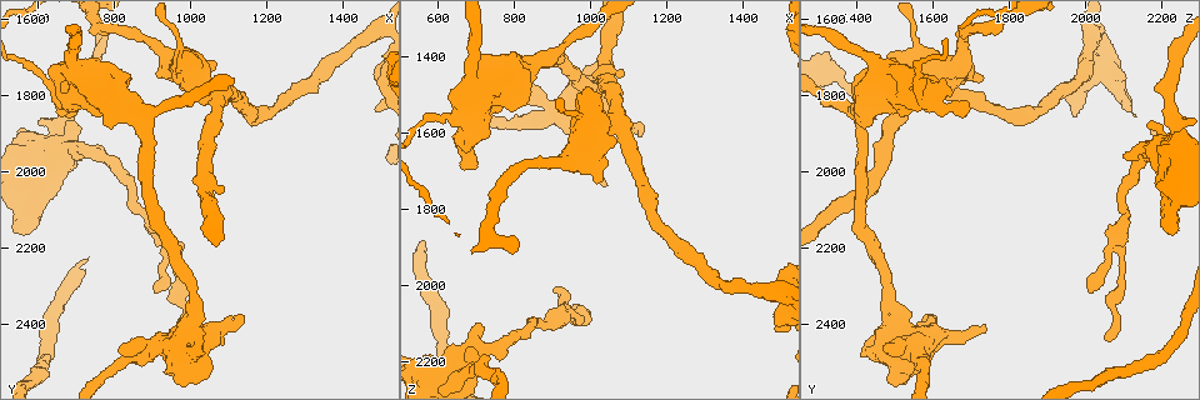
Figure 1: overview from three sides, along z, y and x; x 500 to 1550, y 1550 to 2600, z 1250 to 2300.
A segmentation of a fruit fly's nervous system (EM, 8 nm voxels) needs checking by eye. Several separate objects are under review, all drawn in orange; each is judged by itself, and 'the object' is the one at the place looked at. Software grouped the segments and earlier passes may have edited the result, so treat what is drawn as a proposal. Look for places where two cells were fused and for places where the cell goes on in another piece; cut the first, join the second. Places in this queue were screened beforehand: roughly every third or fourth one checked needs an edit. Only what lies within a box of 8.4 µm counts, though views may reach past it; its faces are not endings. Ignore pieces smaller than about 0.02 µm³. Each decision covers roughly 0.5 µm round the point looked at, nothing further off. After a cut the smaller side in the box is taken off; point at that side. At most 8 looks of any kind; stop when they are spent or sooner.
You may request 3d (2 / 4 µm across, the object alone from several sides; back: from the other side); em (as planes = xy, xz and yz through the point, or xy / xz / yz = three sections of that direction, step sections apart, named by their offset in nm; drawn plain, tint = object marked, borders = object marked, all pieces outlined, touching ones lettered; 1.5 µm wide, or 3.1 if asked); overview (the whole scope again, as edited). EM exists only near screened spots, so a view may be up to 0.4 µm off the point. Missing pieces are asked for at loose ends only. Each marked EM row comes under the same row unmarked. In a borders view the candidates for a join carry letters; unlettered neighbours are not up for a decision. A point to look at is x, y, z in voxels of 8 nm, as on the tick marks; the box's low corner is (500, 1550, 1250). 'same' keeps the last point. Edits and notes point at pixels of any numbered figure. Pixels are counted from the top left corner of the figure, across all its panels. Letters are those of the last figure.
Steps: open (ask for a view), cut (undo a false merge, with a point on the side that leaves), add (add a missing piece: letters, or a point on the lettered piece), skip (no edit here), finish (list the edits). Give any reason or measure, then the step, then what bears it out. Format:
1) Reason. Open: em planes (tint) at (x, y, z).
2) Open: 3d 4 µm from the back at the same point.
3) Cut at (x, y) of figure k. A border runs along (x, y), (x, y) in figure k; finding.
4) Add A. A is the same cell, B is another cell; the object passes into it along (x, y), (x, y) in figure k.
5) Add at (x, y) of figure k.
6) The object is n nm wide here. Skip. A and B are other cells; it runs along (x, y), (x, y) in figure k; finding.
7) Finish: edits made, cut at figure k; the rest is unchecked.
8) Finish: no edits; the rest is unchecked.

Free end. Open: 3d 2 µm at (955, 2455, 2065).

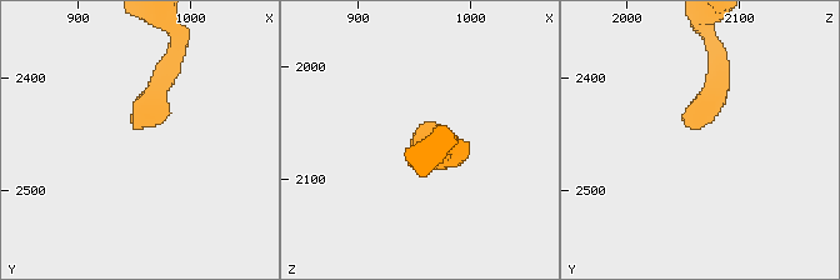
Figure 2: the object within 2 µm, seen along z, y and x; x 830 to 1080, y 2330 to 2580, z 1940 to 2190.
Need the tissue. Open: em xy step 8 (borders) at (954, 2448, 2064).

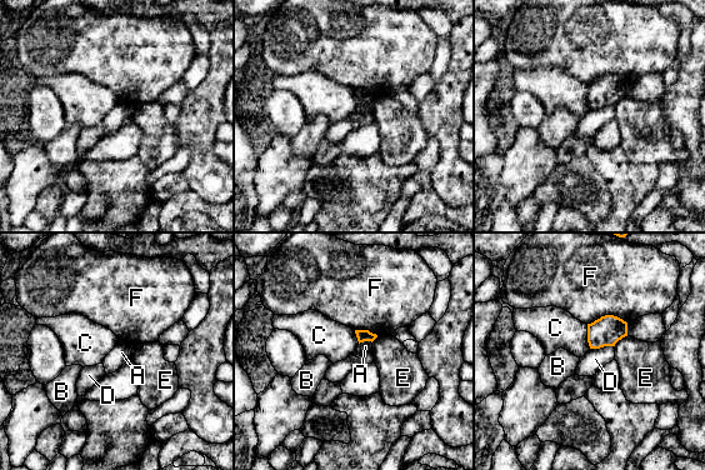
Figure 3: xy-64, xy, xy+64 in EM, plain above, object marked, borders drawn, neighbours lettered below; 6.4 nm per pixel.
Skip. A, B, C, D, E and F are other cells; no lettered piece goes on from it.

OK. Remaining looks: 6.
Sudden change in width. Open: 3d 2 µm at (1010, 2360, 1485).

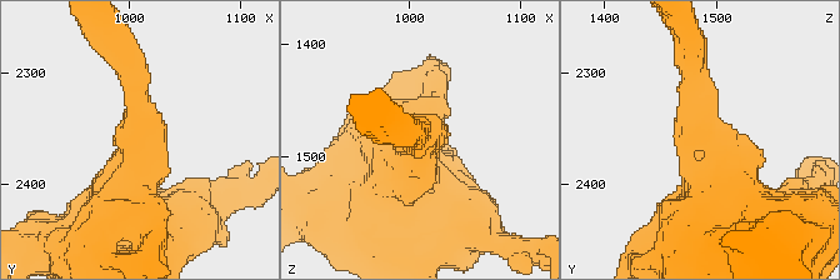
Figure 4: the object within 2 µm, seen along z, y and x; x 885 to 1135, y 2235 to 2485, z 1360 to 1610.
The arms are 240, 600 nm wide; need the tissue. Open: em xy step 8 (borders) at (1006, 2356, 1486).

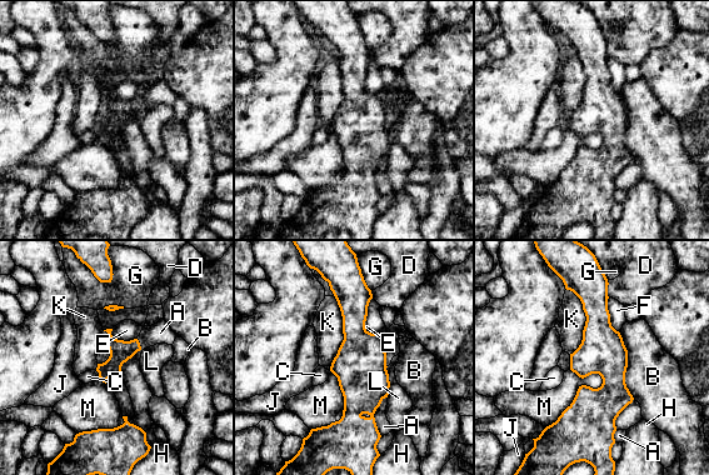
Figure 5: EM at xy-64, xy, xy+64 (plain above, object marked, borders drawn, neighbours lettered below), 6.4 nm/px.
Skip. A, B, C, D, E, F, G, H, J, K, L and M are other cells; a border runs along (602, 376), (547, 426) in figure 5; all the same cell.

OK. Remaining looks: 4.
Sharp bend. Open: 3d 4 µm at (645, 1765, 1560).

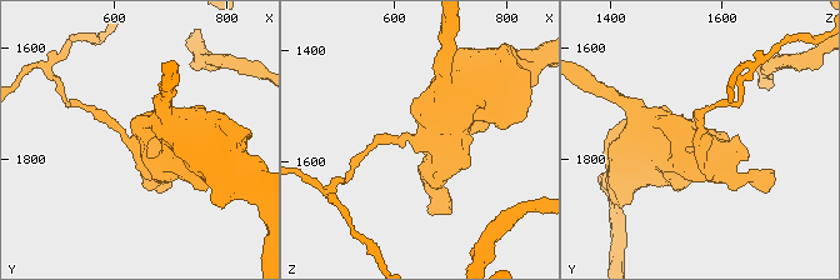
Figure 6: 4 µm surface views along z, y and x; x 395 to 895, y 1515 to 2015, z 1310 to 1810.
The arms are 160, 600 nm wide. Open: em planes (tint) at (650, 1760, 1555).

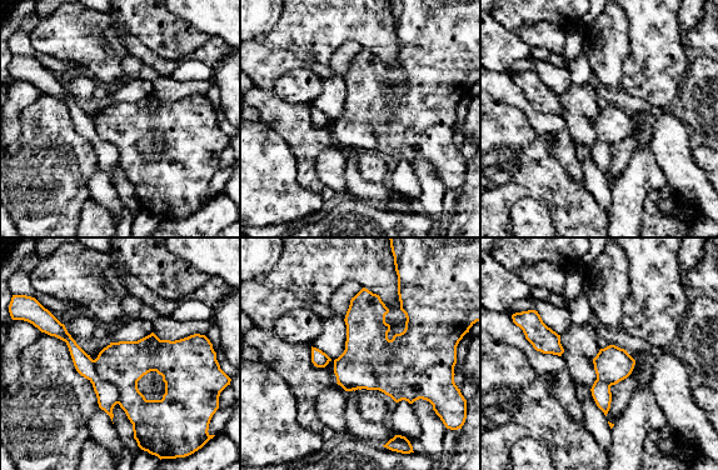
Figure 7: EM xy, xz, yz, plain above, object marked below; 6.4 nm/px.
What lies round it. Open: em planes (borders) at the same point.

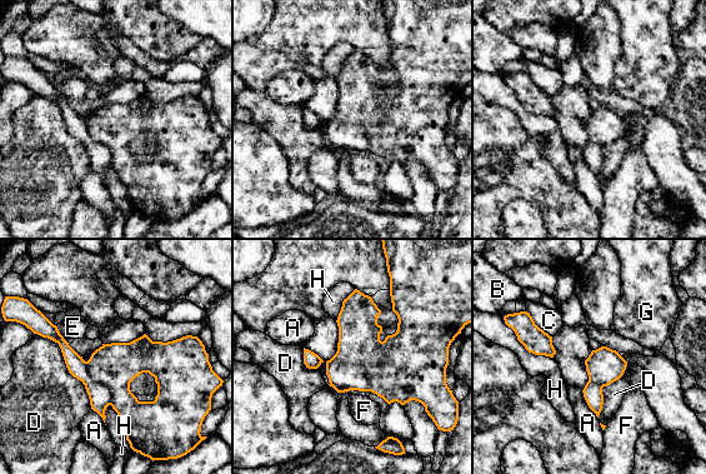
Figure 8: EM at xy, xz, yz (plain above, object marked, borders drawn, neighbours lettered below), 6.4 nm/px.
Cut at (99, 395) of figure 8. A, B, C, D, E, F, G and H are other cells; a second cell is stuck on.

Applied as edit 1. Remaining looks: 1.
Finish: edits made, cut at figure 8; the rest is unchecked.

